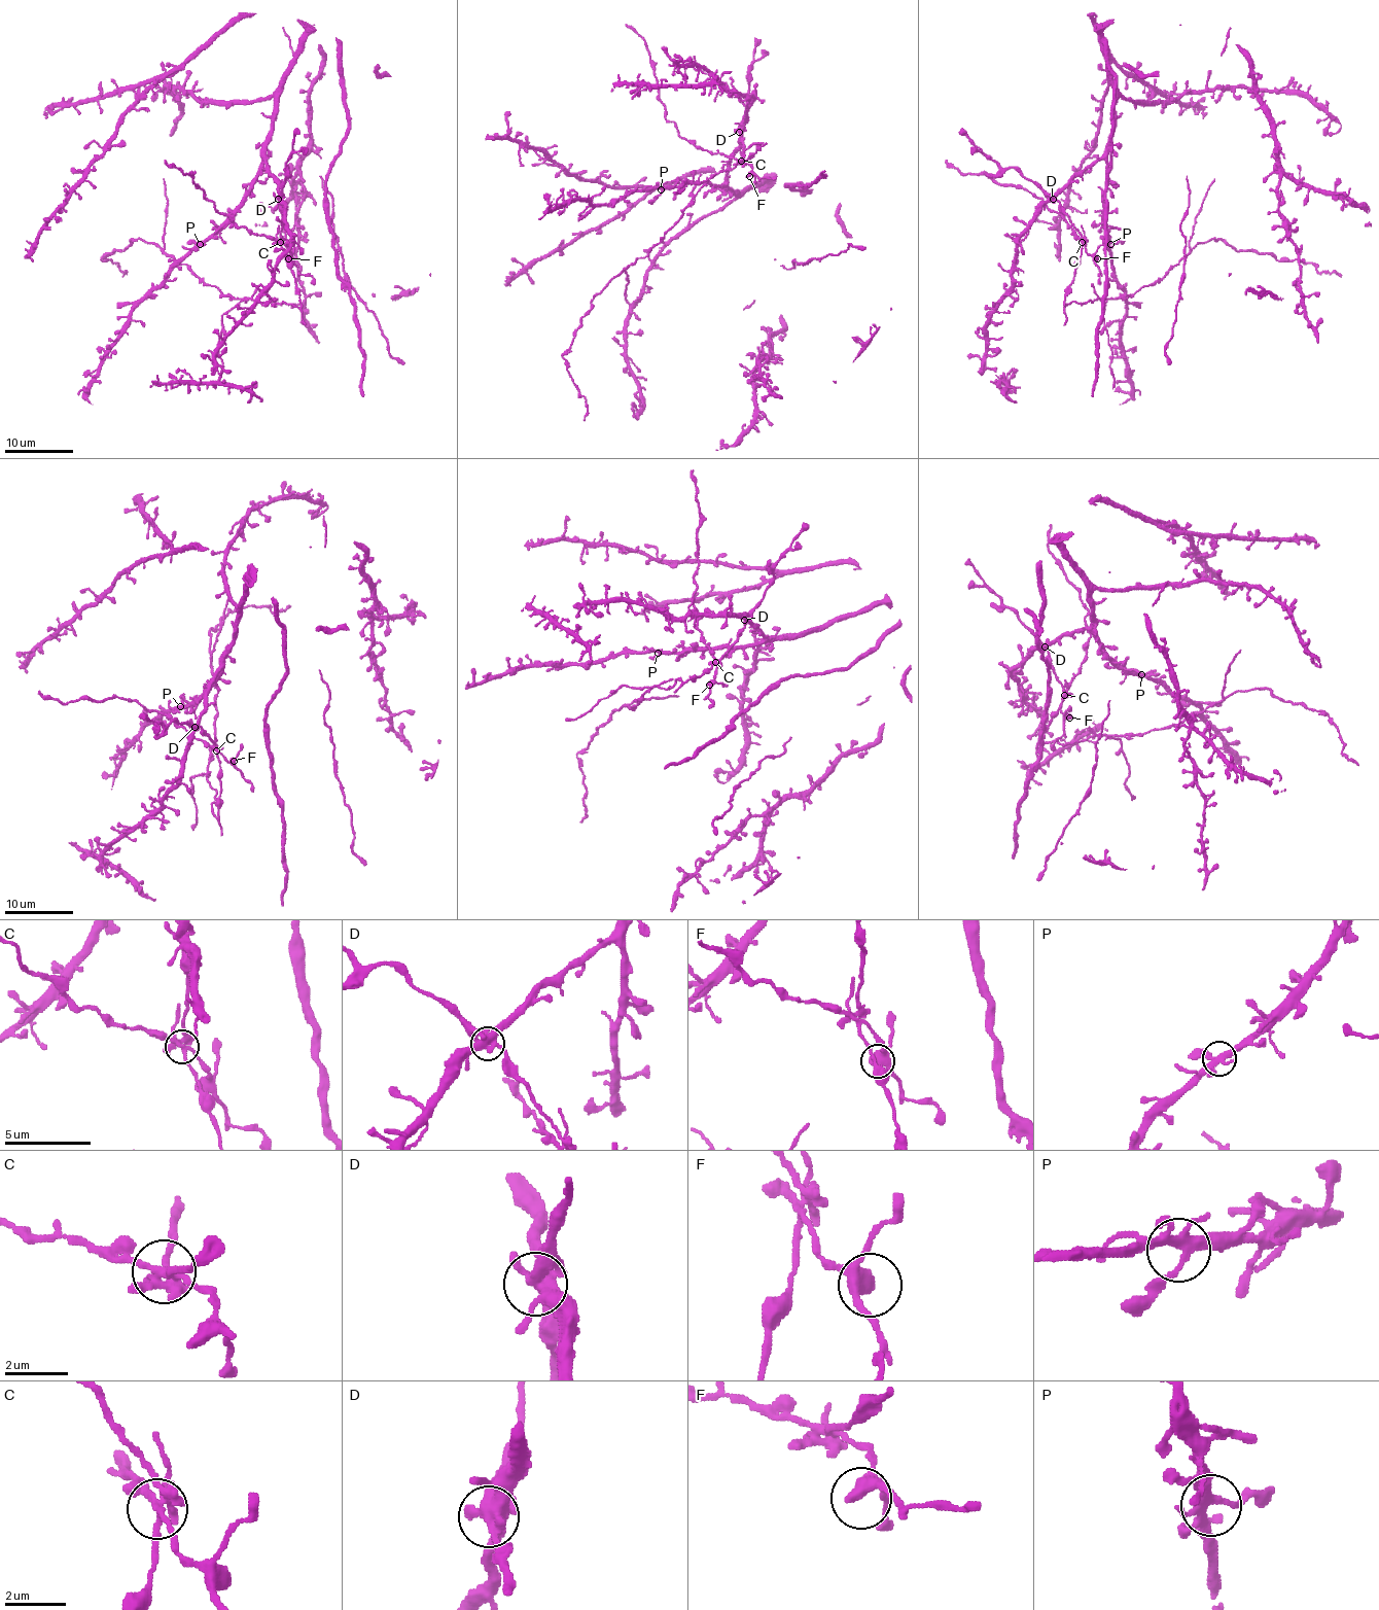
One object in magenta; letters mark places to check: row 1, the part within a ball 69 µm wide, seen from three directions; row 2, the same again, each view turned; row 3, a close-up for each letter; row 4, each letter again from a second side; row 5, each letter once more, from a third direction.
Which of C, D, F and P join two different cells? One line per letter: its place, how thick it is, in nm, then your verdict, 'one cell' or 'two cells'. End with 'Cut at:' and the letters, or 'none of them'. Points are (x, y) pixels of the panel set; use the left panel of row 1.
C: at (280, 242); 240 nm thick; two cells
D: at (278, 199); 440 nm thick; two cells
F: at (288, 258); 380 nm thick; one cell
P: at (200, 244); 320 nm thick; one cell
Cut at: C, D

